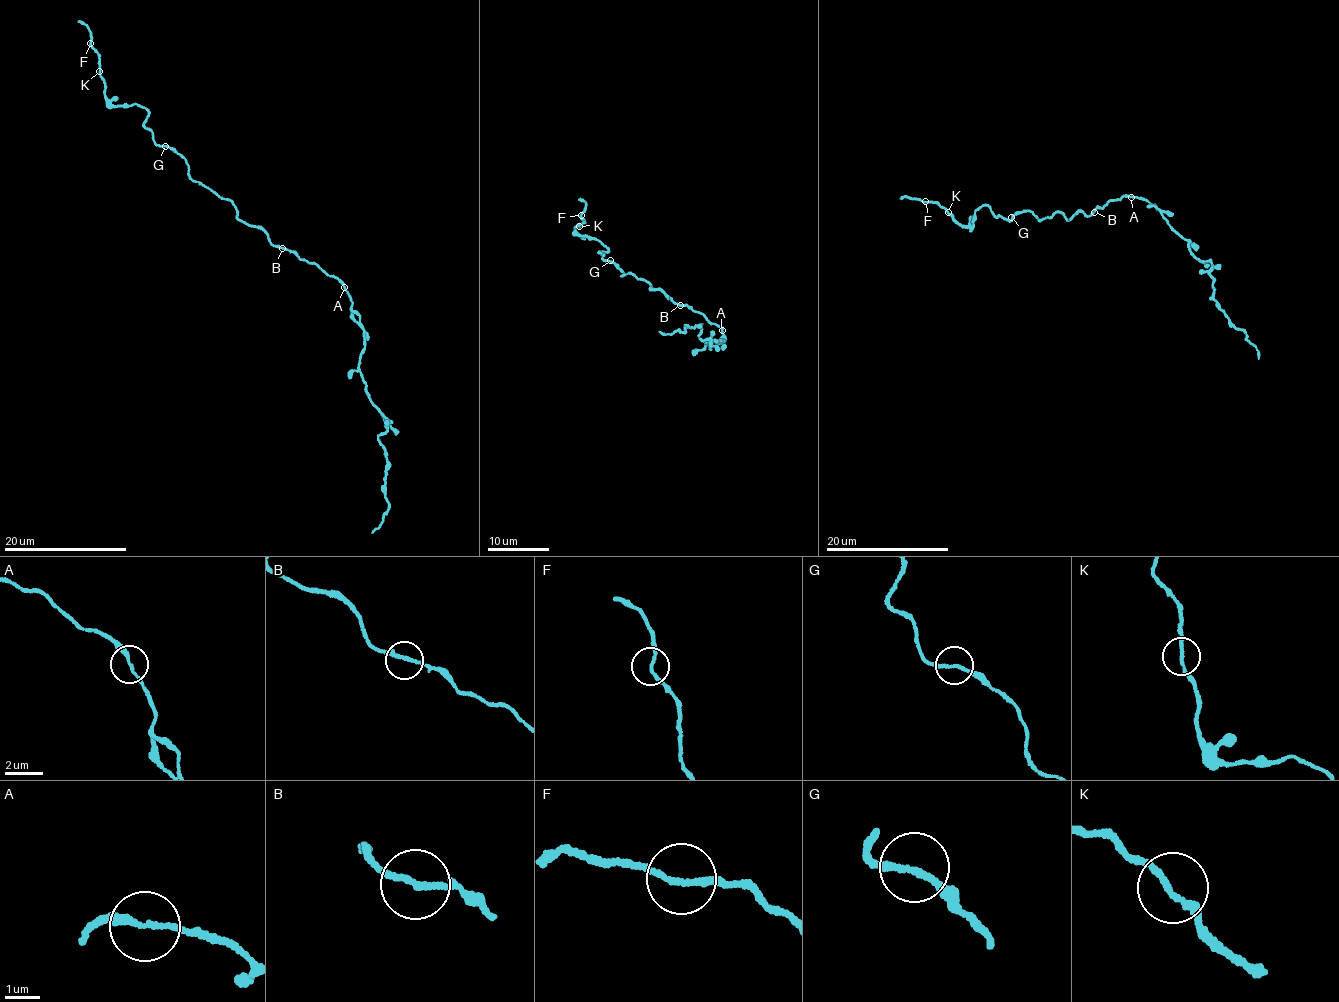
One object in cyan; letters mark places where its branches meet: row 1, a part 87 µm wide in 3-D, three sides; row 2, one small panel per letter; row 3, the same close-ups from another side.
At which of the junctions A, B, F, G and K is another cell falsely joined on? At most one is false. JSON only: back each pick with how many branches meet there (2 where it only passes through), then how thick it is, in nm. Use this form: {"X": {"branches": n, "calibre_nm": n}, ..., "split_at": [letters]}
{"split_at": []}

